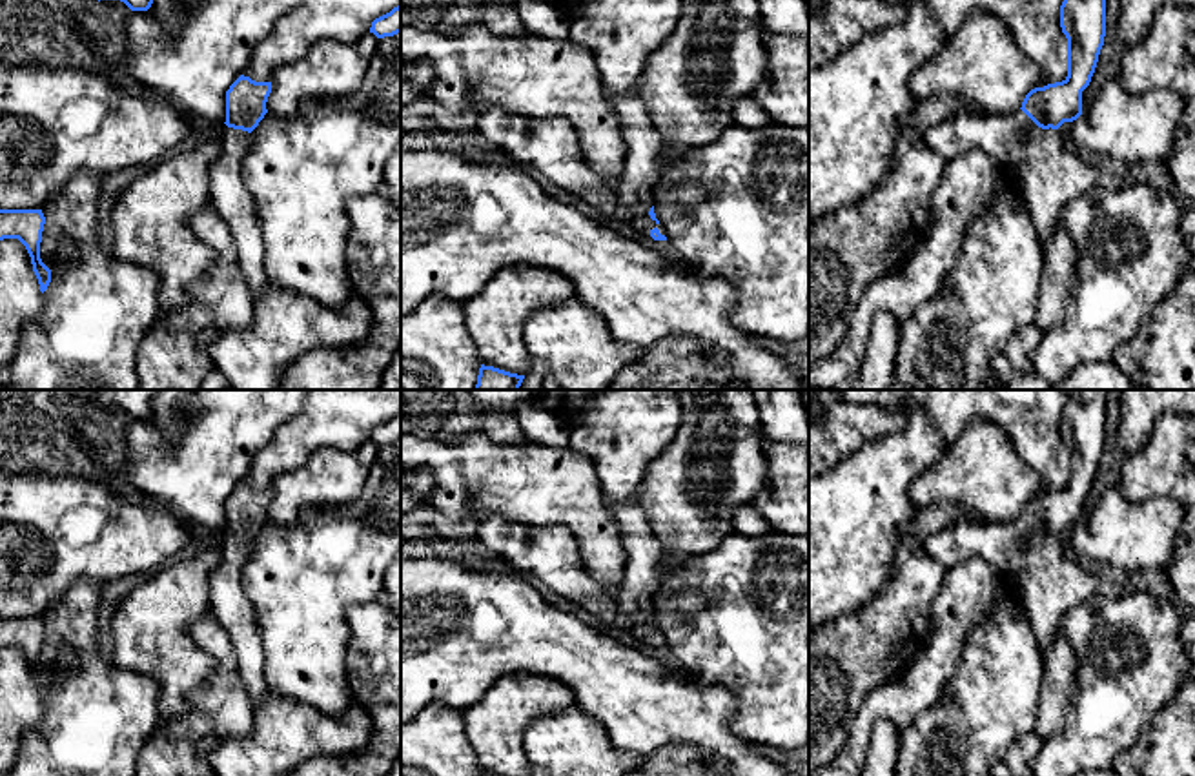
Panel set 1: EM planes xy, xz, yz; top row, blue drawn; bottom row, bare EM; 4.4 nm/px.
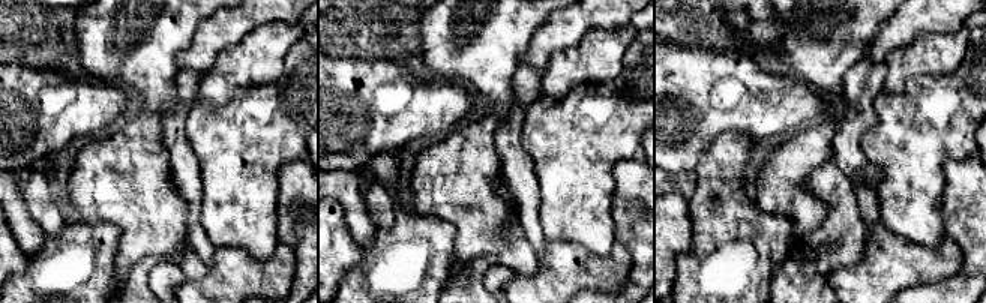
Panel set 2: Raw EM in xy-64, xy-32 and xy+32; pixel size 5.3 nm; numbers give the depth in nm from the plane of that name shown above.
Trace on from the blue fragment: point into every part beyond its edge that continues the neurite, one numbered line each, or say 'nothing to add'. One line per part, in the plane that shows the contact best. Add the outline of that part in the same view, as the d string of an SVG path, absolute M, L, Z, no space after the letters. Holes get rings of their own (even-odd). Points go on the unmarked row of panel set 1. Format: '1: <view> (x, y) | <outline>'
1: xz (634, 596) | M632 497L628 501L608 501L627 552L625 572L614 592L618 610L634 621L632 634L645 645L654 636L667 645L663 632L650 627L654 596L659 585L659 570L667 557L661 541L654 536L647 514Z

